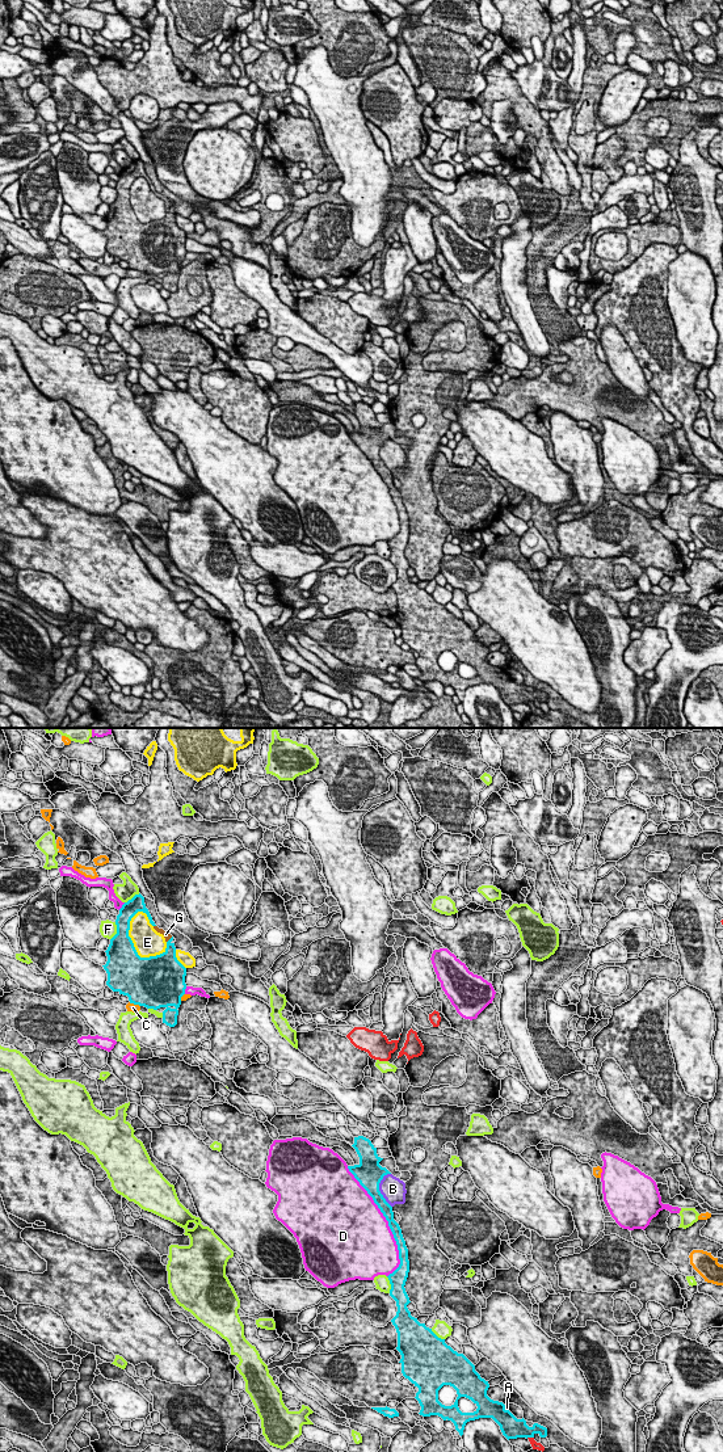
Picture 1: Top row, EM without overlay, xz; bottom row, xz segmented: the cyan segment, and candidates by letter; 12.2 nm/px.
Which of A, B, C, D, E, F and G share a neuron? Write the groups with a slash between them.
A / B E / C / D / F / G

